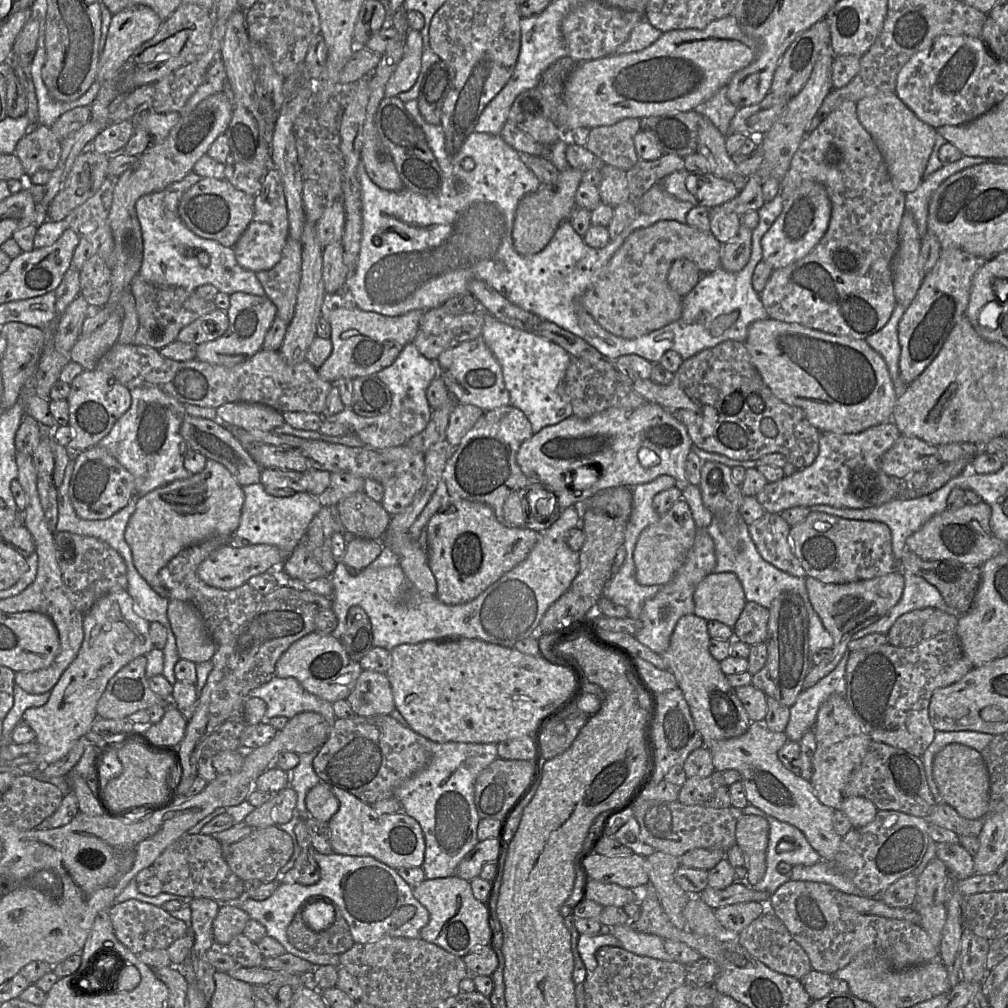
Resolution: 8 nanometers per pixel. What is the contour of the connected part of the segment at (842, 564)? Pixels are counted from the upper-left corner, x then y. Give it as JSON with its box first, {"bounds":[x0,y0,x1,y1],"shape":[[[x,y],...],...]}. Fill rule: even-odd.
{"bounds":[790,512,899,583],"shape":[[[811,512],[805,520],[791,527],[790,540],[793,553],[807,576],[823,583],[848,583],[872,579],[899,570],[892,550],[890,528],[883,522],[851,520],[823,512]]]}

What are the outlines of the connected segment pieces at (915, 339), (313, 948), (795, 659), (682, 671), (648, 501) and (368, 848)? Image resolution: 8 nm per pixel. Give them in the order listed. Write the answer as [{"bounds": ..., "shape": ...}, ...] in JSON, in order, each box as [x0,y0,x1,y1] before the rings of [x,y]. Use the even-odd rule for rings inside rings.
[{"bounds":[898,247,986,385],"shape":[[[958,247],[941,249],[935,266],[926,273],[915,298],[905,309],[898,324],[901,349],[899,374],[906,385],[914,381],[930,365],[952,329],[966,317],[972,279],[986,261]]]},{"bounds":[286,906,355,954],"shape":[[[334,906],[334,909],[333,924],[325,930],[314,931],[304,922],[300,908],[286,931],[289,942],[303,952],[343,954],[348,951],[355,942],[339,907]]]},{"bounds":[752,591,812,706],"shape":[[[785,591],[772,602],[767,629],[767,661],[765,666],[752,675],[752,685],[765,693],[767,697],[776,699],[785,706],[792,706],[803,690],[804,680],[811,669],[812,657],[809,653],[809,616],[802,597],[794,591]]]},{"bounds":[660,614,751,746],"shape":[[[696,614],[682,616],[671,635],[668,649],[660,656],[666,663],[682,691],[705,746],[719,740],[737,737],[746,732],[751,724],[749,716],[726,675],[709,651],[711,637],[707,621]]]},{"bounds":[612,475,677,575],"shape":[[[661,475],[651,482],[638,484],[632,488],[632,512],[626,528],[623,545],[618,549],[612,566],[612,575],[622,565],[626,565],[629,553],[634,553],[641,532],[656,523],[660,518],[660,515],[653,507],[655,495],[676,485],[677,481],[672,476]]]},{"bounds":[328,787,425,869],"shape":[[[338,787],[331,791],[339,801],[339,809],[328,822],[334,854],[371,856],[393,869],[422,867],[425,856],[425,838],[420,824],[400,811],[379,814],[371,805]]]}]

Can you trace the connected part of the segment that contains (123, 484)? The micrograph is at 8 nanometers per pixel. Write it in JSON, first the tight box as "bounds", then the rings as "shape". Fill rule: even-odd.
{"bounds":[69,445,135,520],"shape":[[[95,445],[78,452],[73,462],[69,497],[78,517],[105,520],[128,505],[135,491],[134,478],[105,448]]]}

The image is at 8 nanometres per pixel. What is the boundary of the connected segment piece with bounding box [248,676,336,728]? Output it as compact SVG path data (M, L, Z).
M274 677L264 685L252 689L248 697L257 697L267 705L264 721L277 716L288 719L301 712L316 712L324 717L332 728L336 716L332 703L307 692L293 677Z

